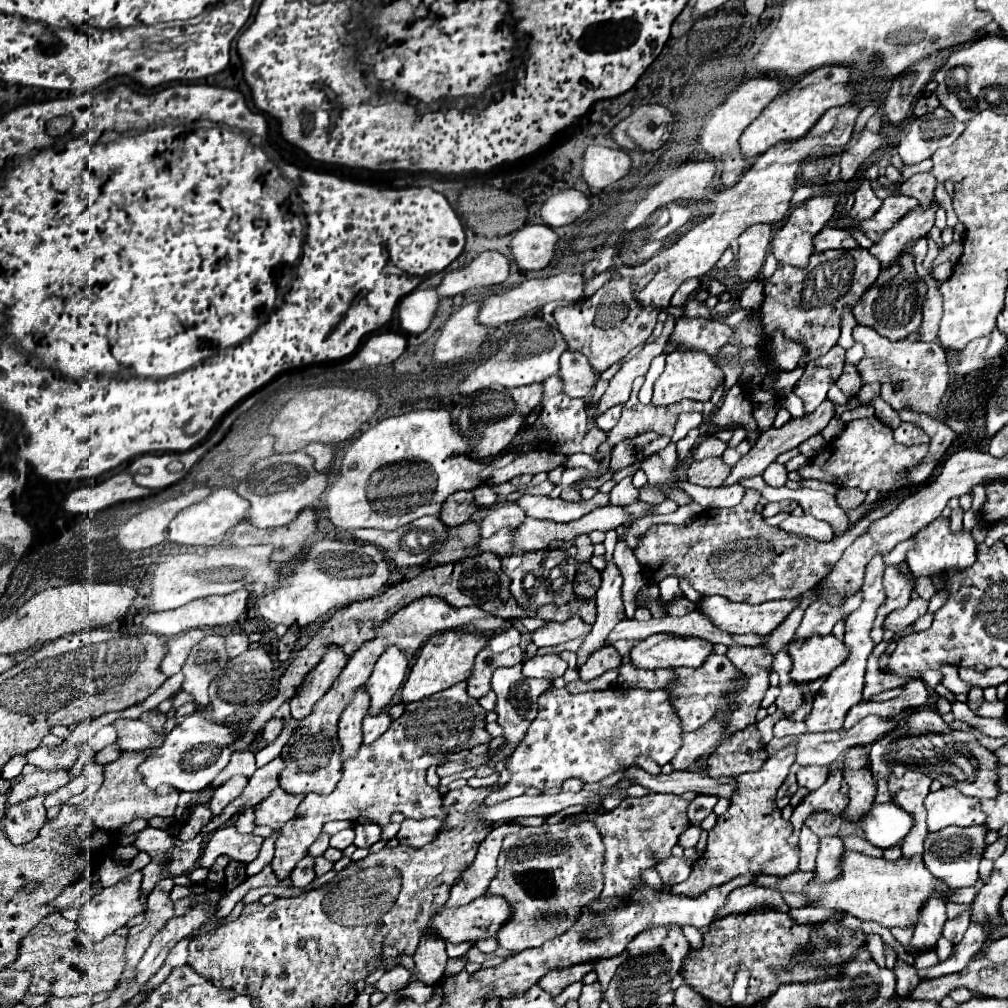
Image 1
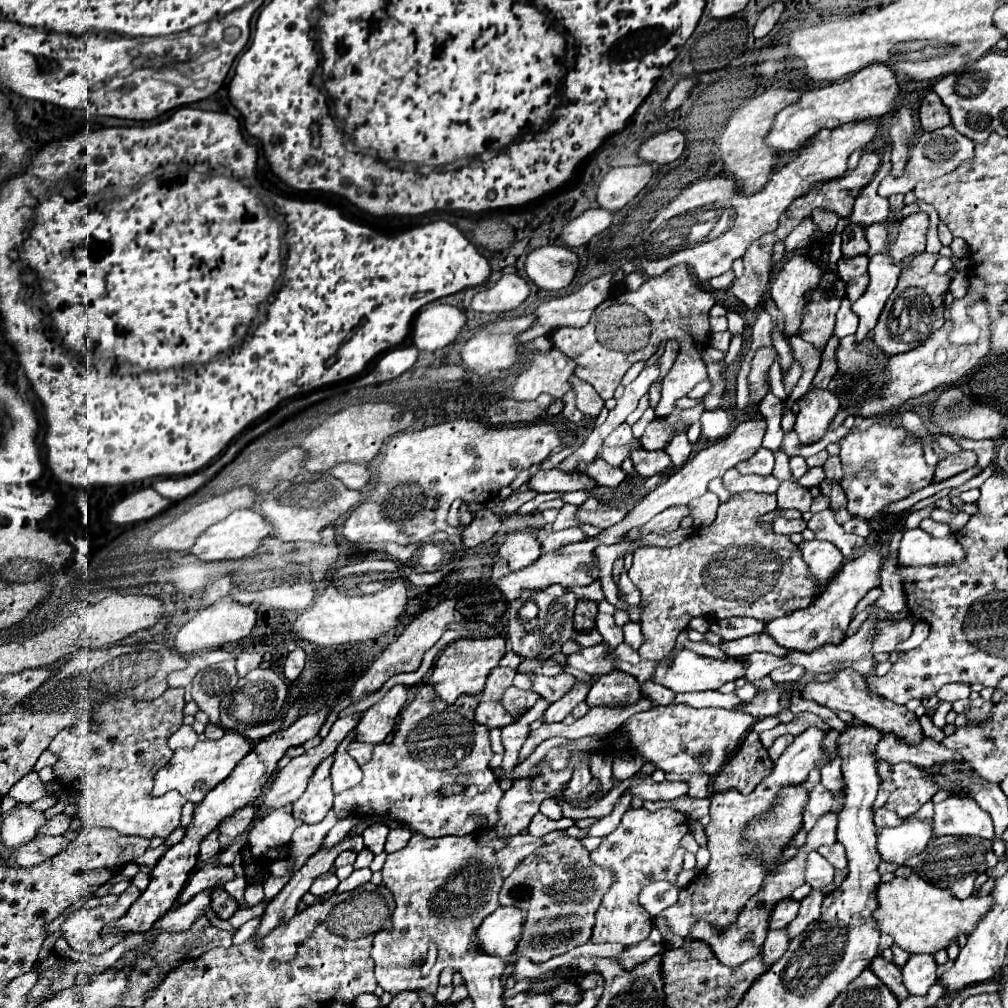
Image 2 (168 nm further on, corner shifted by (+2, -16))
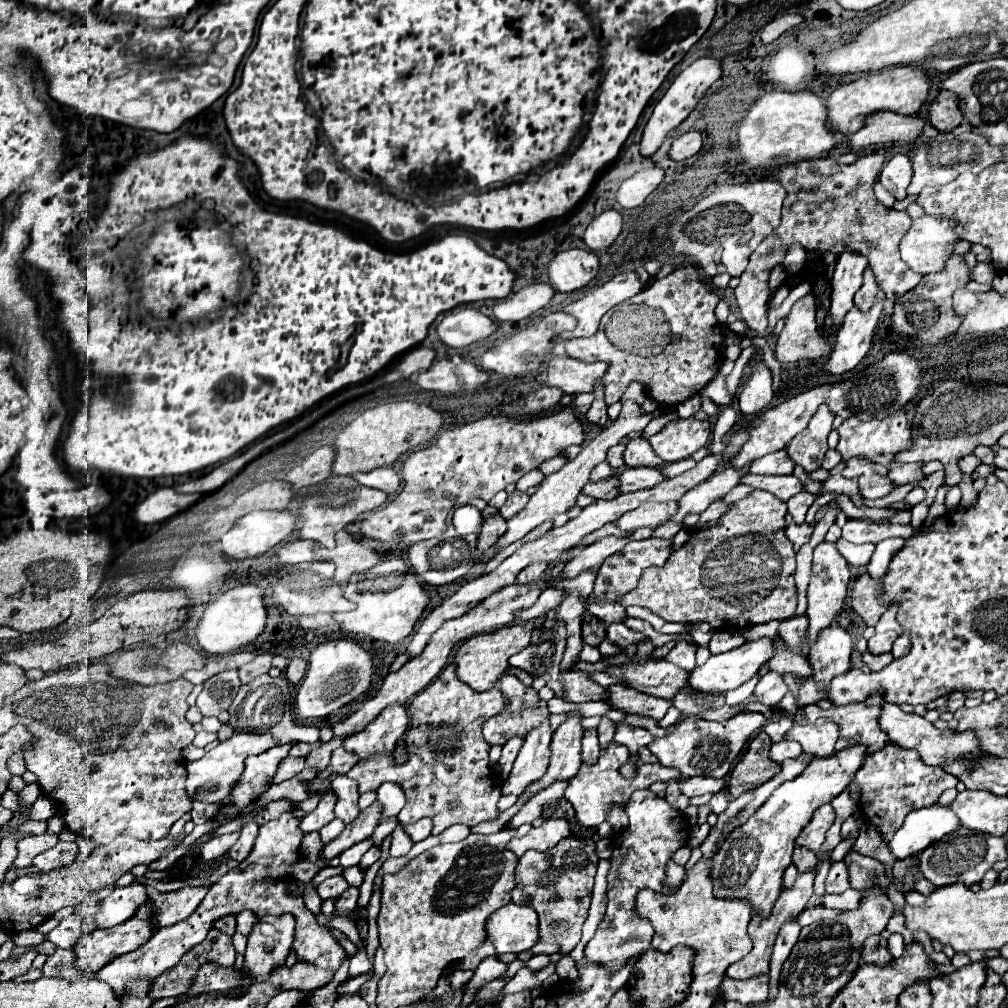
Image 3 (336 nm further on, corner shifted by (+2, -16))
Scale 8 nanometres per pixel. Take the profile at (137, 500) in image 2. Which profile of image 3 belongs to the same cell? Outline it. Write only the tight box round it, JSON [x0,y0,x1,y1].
[133,488,199,524]

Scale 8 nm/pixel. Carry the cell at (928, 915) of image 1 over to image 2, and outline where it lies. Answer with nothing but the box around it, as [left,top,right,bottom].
[903,954,937,996]

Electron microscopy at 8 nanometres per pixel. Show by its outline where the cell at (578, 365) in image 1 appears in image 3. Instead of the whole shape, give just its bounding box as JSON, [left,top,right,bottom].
[585,382,609,426]

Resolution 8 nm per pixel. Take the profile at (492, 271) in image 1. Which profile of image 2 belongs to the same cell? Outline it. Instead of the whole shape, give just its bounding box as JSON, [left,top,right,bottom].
[471,274,531,314]

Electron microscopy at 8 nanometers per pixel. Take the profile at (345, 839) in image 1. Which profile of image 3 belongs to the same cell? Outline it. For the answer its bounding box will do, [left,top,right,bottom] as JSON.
[339,840,373,868]

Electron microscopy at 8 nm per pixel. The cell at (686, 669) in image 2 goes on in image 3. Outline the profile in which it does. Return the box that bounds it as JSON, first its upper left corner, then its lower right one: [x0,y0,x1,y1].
[689,638,775,694]

